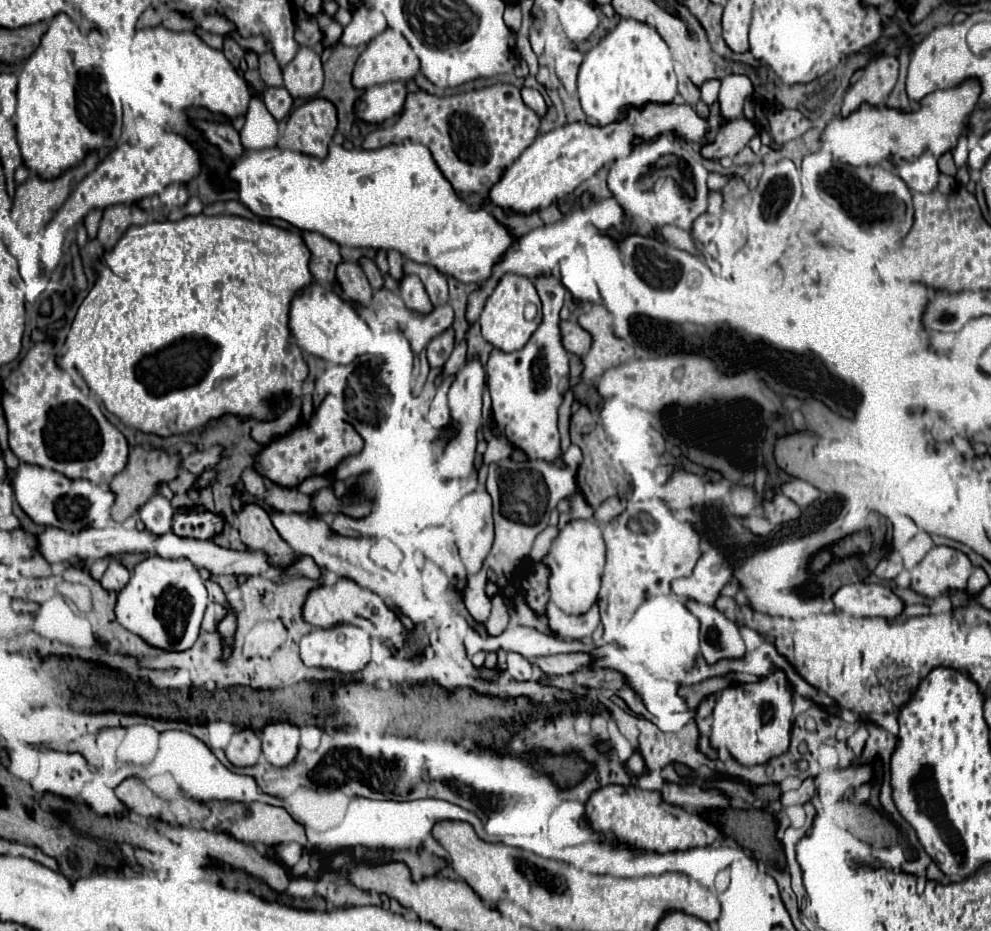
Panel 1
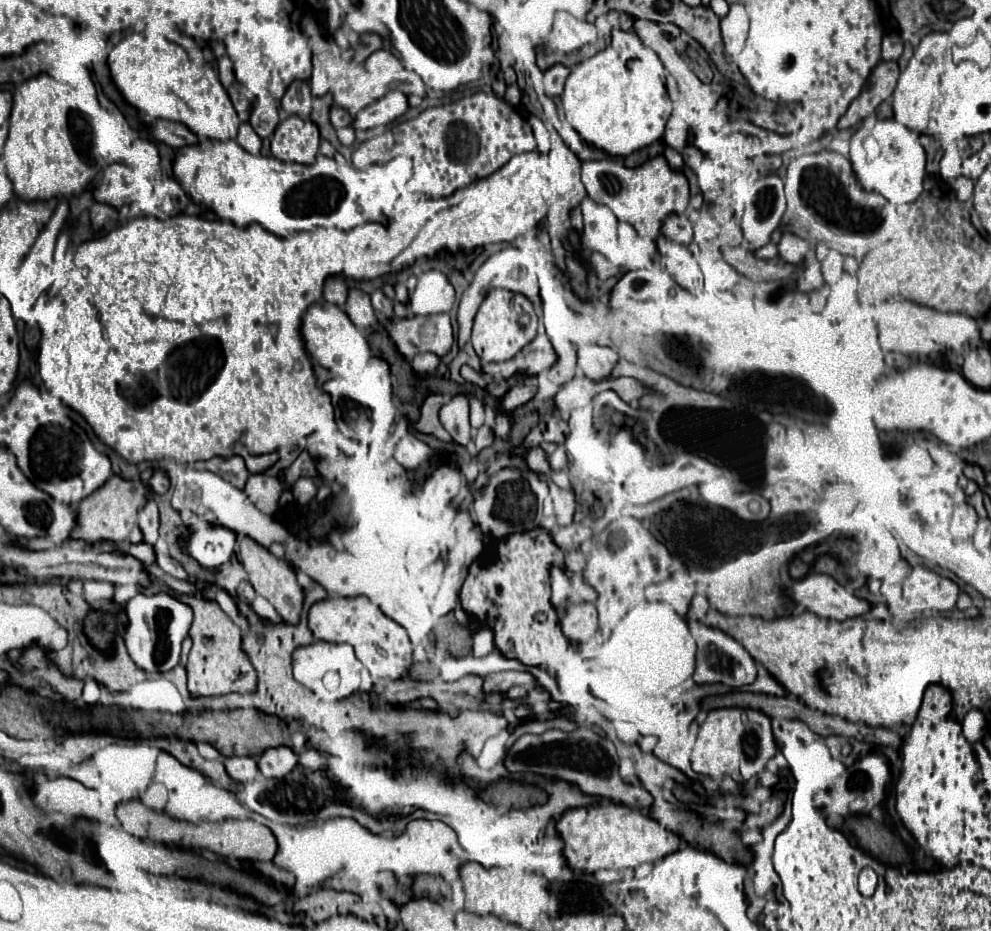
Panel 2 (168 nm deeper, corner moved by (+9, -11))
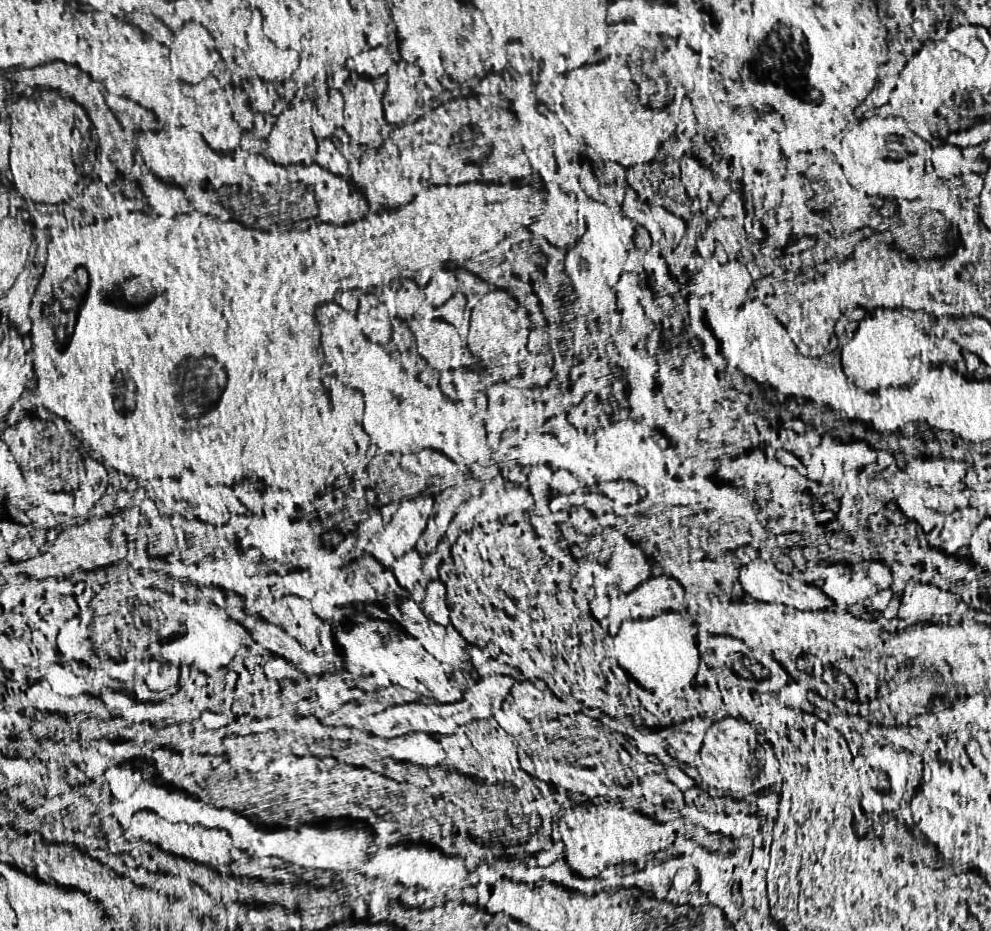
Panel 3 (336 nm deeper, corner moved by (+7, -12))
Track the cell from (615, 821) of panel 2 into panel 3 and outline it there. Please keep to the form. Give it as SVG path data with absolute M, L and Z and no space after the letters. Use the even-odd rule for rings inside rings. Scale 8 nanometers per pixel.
M574 806L562 810L558 818L558 832L564 846L564 864L568 872L580 878L598 876L604 868L638 862L654 852L654 826L640 812L630 812L624 808Z

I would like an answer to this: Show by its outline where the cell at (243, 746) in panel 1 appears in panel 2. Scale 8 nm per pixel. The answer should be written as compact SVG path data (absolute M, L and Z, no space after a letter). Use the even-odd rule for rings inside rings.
M238 755L226 757L224 767L226 767L226 773L238 783L240 783L240 779L244 779L244 783L254 781L258 775L258 765L256 765L254 757L238 757Z

